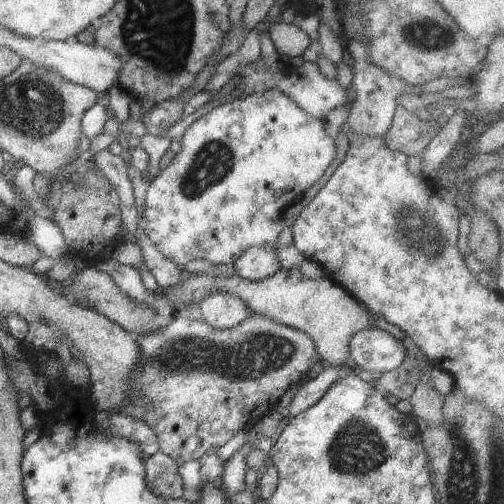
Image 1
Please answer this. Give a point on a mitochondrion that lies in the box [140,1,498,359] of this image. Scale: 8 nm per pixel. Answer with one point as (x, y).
(412, 234)

